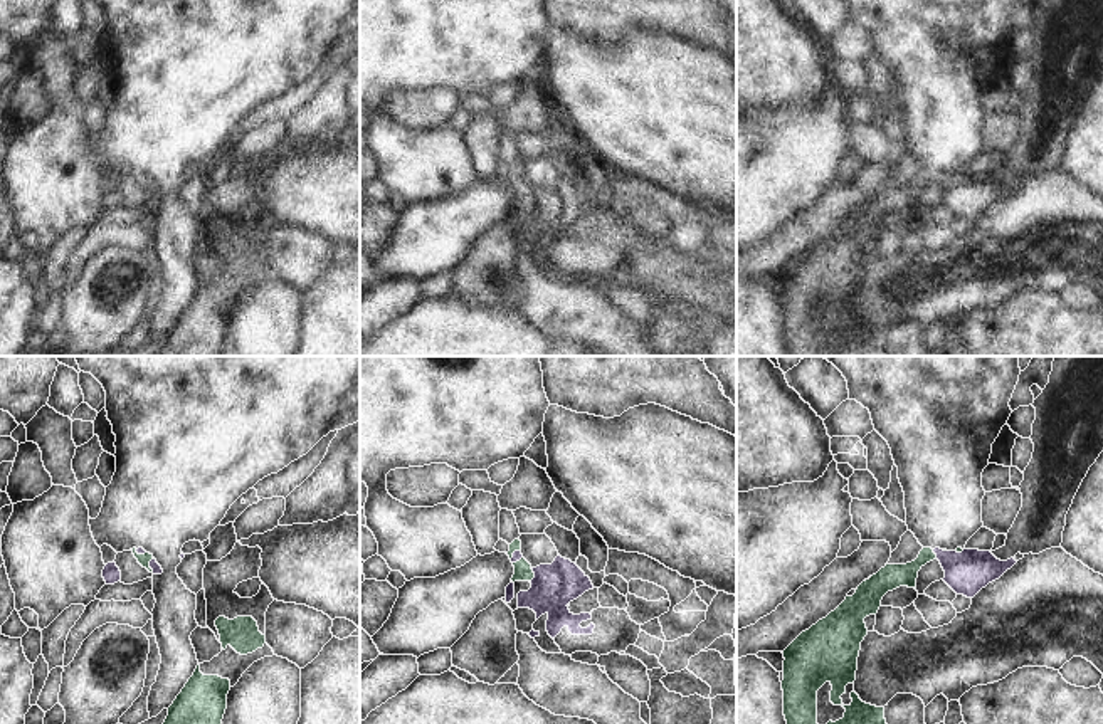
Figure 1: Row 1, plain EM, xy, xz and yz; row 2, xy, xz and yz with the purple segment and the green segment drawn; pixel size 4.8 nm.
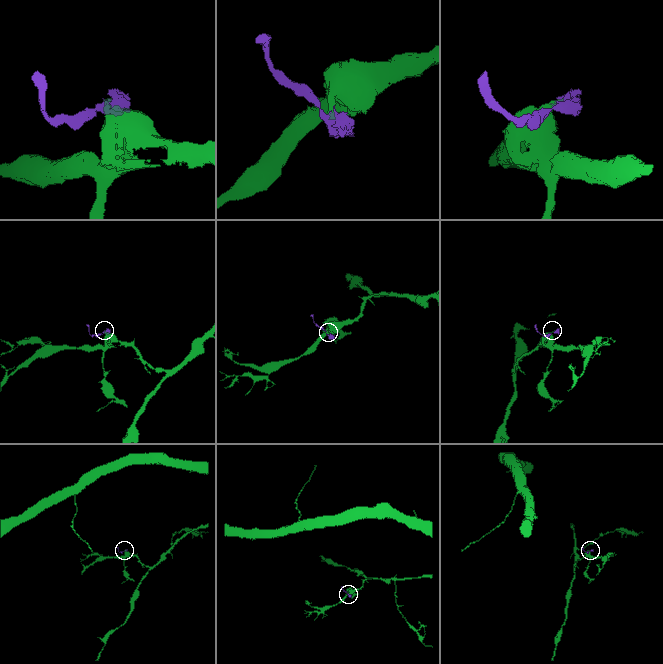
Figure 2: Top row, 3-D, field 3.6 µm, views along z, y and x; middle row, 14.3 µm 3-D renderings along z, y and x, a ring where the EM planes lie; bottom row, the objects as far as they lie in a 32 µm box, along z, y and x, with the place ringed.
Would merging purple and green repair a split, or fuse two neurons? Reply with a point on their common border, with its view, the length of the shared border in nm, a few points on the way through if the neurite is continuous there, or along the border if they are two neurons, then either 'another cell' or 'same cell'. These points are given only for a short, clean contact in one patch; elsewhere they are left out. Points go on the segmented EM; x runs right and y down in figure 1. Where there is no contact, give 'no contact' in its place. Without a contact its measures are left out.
contact xz (535, 575); length 70 nm; border xz (532, 568), (533, 578), (530, 582); another cell

